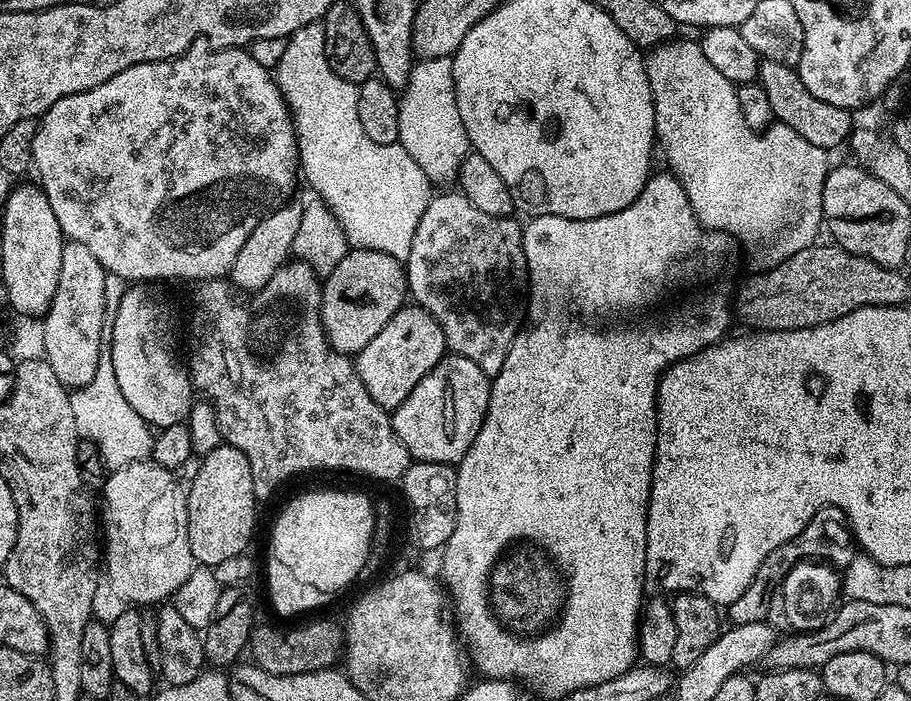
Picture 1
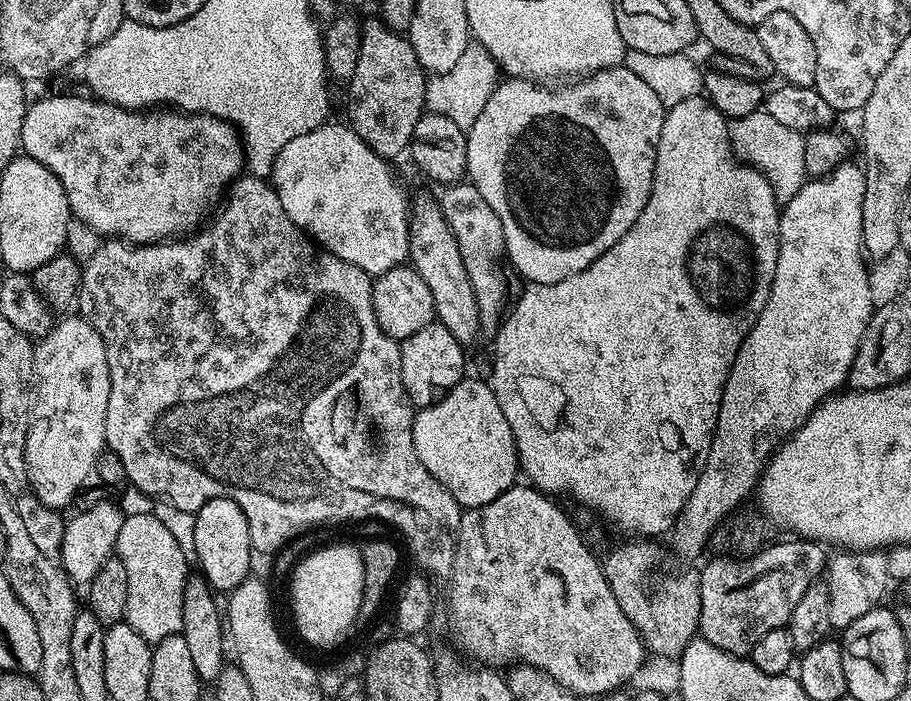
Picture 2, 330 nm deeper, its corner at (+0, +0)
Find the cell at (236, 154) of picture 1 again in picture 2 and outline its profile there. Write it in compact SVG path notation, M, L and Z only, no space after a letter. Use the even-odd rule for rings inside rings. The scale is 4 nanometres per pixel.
M48 96L45 100L33 99L26 110L26 118L22 118L20 147L23 155L34 158L34 162L42 162L42 166L46 166L46 170L50 170L50 174L54 174L54 178L58 178L58 182L62 182L62 190L66 190L69 213L75 219L86 222L86 226L90 226L102 238L127 240L129 244L158 244L173 238L183 237L201 227L202 221L209 215L208 207L216 199L219 201L222 194L227 193L232 181L245 171L244 146L240 142L240 134L226 120L220 120L216 116L189 114L179 110L148 110L143 112L105 104L99 98L87 99L83 100L80 96Z

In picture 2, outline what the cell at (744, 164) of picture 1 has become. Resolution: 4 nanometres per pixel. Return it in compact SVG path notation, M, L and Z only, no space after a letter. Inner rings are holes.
M763 110L754 114L746 114L746 118L731 121L728 138L732 142L732 150L738 160L747 161L759 170L770 182L777 201L786 202L802 190L806 182L806 150L804 136L801 133L781 126L777 120L770 118Z

